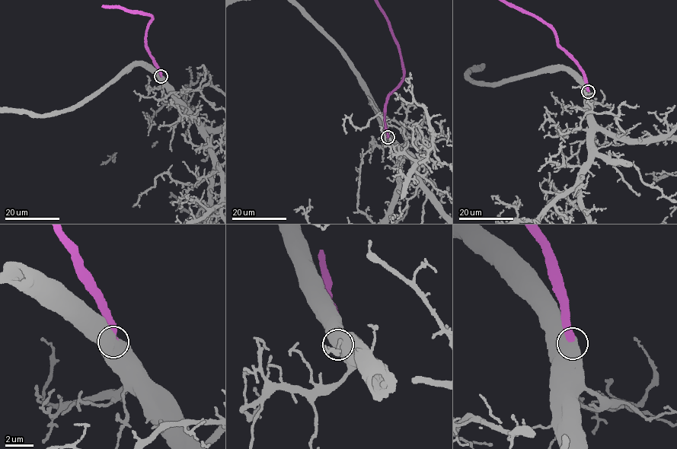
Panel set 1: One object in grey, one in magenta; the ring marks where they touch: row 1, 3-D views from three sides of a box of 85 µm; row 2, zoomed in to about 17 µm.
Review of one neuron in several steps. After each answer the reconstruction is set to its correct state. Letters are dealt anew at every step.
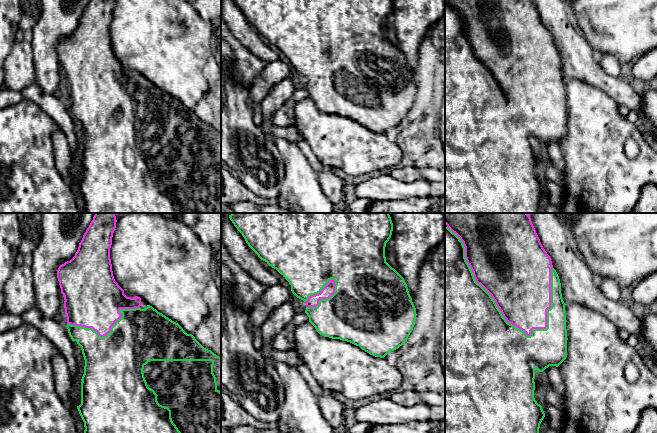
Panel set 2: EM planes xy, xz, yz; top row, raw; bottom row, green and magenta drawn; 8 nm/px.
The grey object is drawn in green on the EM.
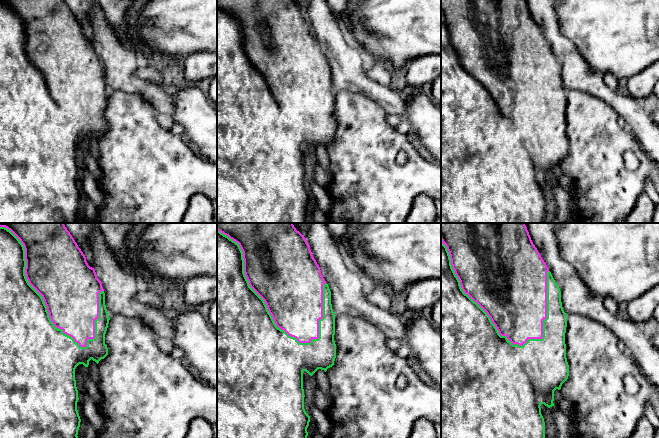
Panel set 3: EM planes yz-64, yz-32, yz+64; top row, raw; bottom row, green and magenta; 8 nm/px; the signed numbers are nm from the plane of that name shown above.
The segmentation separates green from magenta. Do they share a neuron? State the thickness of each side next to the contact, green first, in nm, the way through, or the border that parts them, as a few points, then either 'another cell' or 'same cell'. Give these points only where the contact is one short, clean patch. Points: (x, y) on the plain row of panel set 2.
calibres 500 and 500 nm; same cell

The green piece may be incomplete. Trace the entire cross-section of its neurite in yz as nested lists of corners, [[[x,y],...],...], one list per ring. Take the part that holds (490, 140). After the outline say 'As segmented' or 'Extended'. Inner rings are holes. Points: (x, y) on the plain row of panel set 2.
[[[533,0],[445,1],[445,213],[539,213],[545,189],[534,174],[535,147],[558,143],[567,133],[565,81],[559,52]]]. Extended

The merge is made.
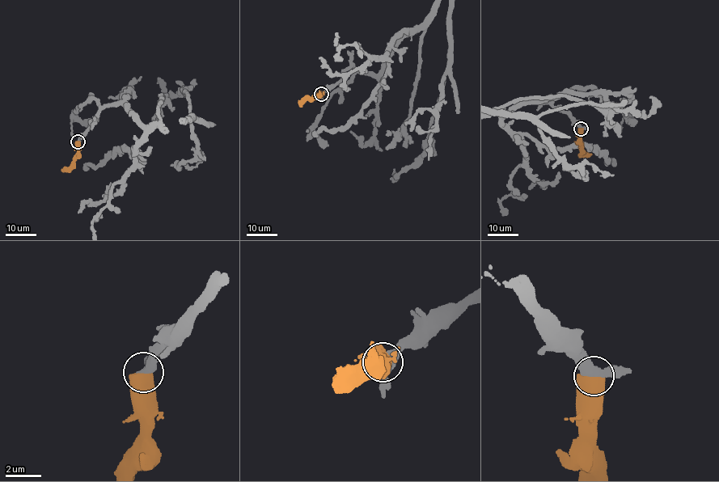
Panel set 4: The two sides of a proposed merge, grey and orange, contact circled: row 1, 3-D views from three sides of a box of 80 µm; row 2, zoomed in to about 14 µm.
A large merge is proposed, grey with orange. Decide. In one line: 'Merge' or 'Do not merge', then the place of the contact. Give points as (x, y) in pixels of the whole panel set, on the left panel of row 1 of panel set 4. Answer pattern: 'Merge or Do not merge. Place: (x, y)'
Merge. Place: (78, 141)

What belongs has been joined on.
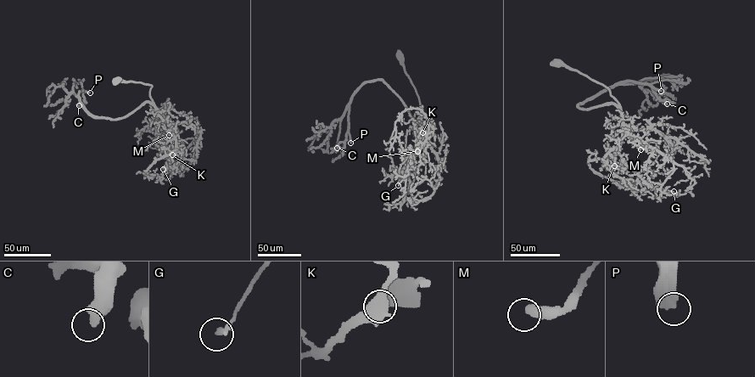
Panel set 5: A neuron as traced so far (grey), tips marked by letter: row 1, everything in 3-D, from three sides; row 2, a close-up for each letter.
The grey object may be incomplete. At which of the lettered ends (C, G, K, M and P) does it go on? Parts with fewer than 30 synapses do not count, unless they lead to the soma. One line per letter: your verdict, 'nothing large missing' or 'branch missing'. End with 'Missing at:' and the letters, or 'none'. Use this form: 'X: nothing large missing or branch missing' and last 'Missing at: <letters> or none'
C: nothing large missing
G: nothing large missing
K: nothing large missing
M: nothing large missing
P: branch missing
Missing at: P

